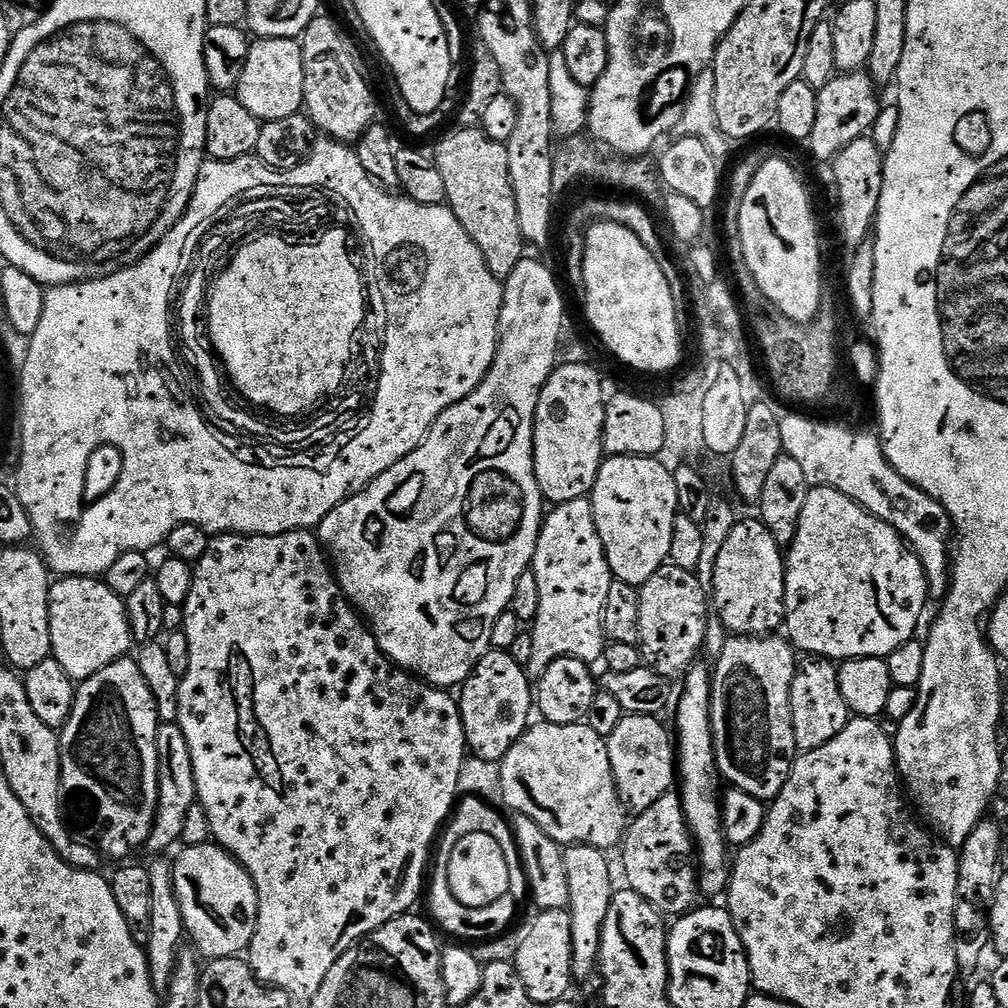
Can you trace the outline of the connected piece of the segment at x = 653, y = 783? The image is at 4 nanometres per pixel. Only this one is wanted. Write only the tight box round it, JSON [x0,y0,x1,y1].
[606,714,678,813]

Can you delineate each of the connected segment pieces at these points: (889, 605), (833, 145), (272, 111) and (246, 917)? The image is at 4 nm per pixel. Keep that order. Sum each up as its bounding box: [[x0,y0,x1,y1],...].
[[784,487,930,662],[806,70,880,162],[234,39,304,122],[171,842,258,960]]

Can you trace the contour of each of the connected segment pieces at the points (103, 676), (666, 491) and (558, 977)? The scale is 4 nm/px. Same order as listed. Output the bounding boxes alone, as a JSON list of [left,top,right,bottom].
[[58,659,160,861],[590,456,678,584],[514,909,574,1005]]

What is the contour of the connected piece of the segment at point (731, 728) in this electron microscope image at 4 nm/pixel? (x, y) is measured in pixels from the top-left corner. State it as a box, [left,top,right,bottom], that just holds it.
[712,634,798,802]

